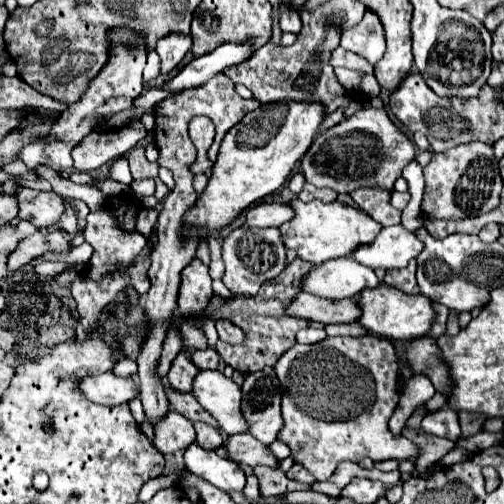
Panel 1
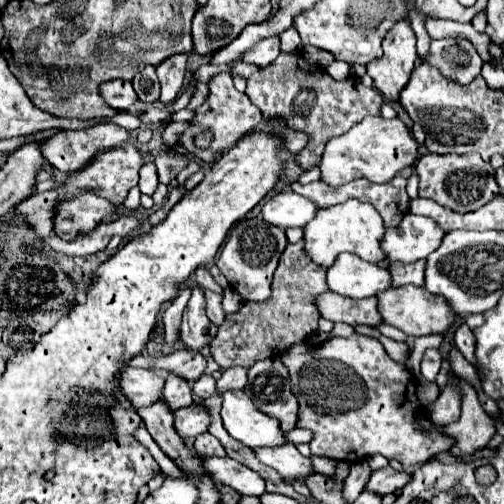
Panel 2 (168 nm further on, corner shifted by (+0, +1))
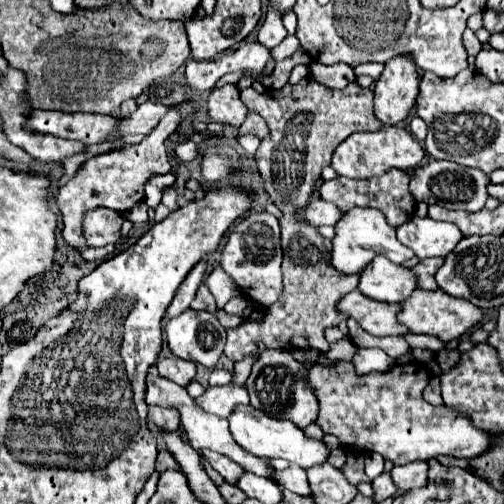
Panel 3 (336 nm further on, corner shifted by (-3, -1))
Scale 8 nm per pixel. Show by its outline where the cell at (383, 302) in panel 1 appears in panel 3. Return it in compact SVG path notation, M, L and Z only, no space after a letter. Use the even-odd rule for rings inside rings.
M417 288L407 300L401 302L401 312L397 314L397 320L409 332L413 332L413 334L429 334L429 336L439 338L441 342L449 342L449 340L461 338L481 318L483 318L483 312L477 306L473 306L471 302L461 300L461 298L453 298L453 296L445 294L443 290L425 292L421 288Z

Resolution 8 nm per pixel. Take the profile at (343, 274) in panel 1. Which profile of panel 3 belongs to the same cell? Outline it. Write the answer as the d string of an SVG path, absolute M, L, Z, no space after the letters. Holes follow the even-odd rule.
M377 256L361 272L357 288L371 300L403 302L415 288L415 274L391 260Z

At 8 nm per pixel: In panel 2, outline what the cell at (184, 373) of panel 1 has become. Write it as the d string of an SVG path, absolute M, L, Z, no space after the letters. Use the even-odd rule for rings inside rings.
M166 374L164 402L168 404L168 408L172 412L176 412L178 408L186 408L188 404L192 404L192 388L190 388L190 384L186 380L182 380L180 376Z

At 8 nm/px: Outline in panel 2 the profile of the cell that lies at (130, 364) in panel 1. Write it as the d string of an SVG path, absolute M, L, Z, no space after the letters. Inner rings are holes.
M178 350L178 352L172 352L168 356L162 354L158 358L150 356L148 352L142 352L132 362L128 362L128 366L172 372L172 374L188 380L188 382L196 382L204 374L206 358L200 352L192 352L192 350Z

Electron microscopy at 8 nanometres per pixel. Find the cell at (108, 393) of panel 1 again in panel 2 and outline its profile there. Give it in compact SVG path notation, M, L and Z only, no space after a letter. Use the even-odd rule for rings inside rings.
M124 368L120 374L120 390L122 394L136 406L148 406L154 404L162 396L164 388L164 376L154 370L142 370L142 368Z

